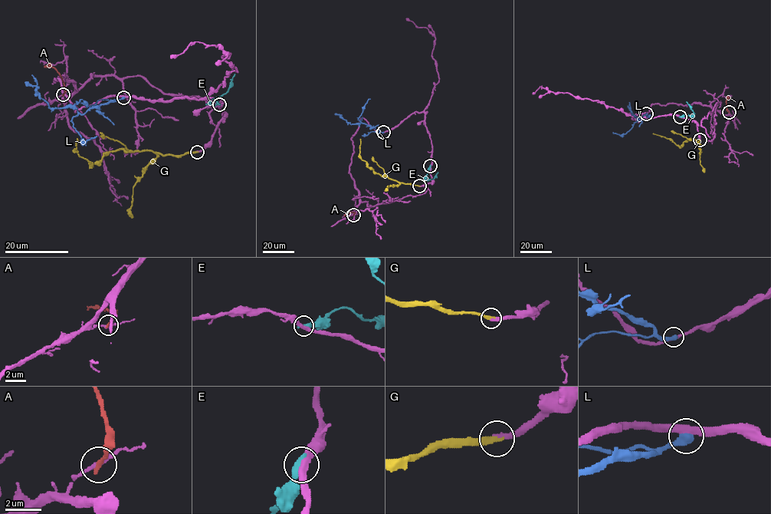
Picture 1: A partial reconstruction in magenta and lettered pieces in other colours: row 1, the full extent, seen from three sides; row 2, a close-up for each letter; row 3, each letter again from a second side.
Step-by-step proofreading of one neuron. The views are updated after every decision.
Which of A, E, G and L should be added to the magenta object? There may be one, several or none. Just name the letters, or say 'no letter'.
G

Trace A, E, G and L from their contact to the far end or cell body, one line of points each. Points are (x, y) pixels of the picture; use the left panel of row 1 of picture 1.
A: (63, 94), (64, 84), (58, 73), (53, 67), (44, 67)
E: (219, 104), (214, 99), (211, 102), (225, 93), (235, 74)
G: (197, 152), (164, 155), (150, 150), (120, 149), (106, 152), (92, 165), (75, 149), (77, 138)
L: (123, 97), (93, 106), (80, 113), (69, 107), (51, 108), (39, 97), (35, 86), (25, 82)

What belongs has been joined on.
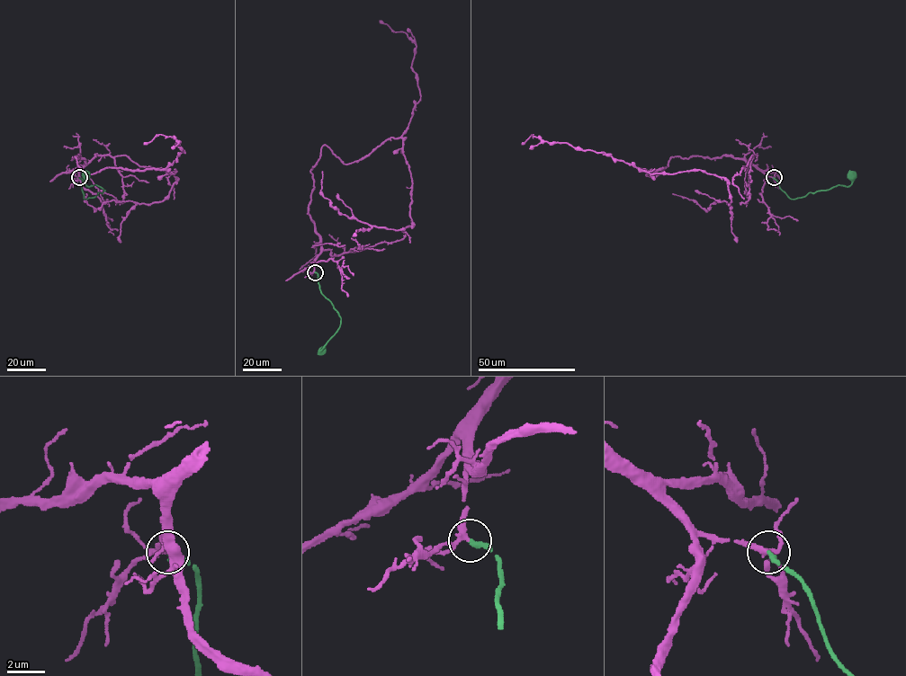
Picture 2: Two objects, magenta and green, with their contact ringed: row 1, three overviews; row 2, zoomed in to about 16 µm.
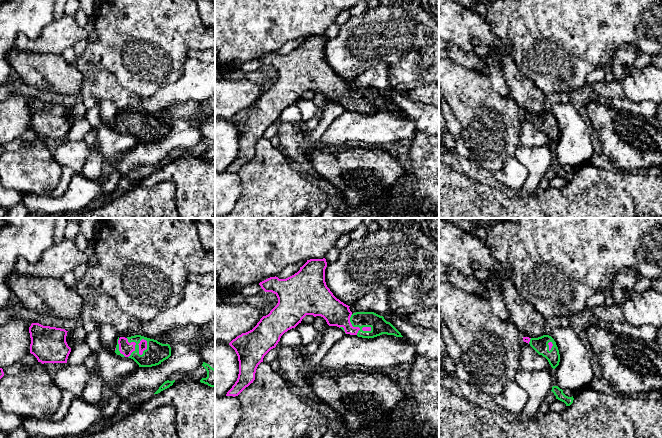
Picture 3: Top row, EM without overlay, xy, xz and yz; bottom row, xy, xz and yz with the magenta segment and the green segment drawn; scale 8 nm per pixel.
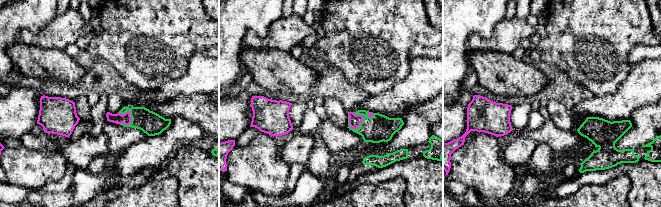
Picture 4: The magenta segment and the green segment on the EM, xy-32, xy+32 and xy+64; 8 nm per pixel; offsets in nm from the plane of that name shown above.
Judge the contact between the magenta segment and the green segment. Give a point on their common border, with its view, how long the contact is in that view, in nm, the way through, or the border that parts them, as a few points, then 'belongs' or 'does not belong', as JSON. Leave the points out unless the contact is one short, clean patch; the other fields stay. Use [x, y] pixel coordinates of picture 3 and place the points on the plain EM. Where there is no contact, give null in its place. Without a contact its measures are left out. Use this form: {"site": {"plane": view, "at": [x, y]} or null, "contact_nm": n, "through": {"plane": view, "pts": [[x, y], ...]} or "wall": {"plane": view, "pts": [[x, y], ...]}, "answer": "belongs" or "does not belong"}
{"site": {"plane": "xy", "at": [135, 120]}, "contact_nm": 200, "through": {"plane": "xy", "pts": [[143, 119], [135, 120], [140, 130], [156, 128]]}, "answer": "belongs"}

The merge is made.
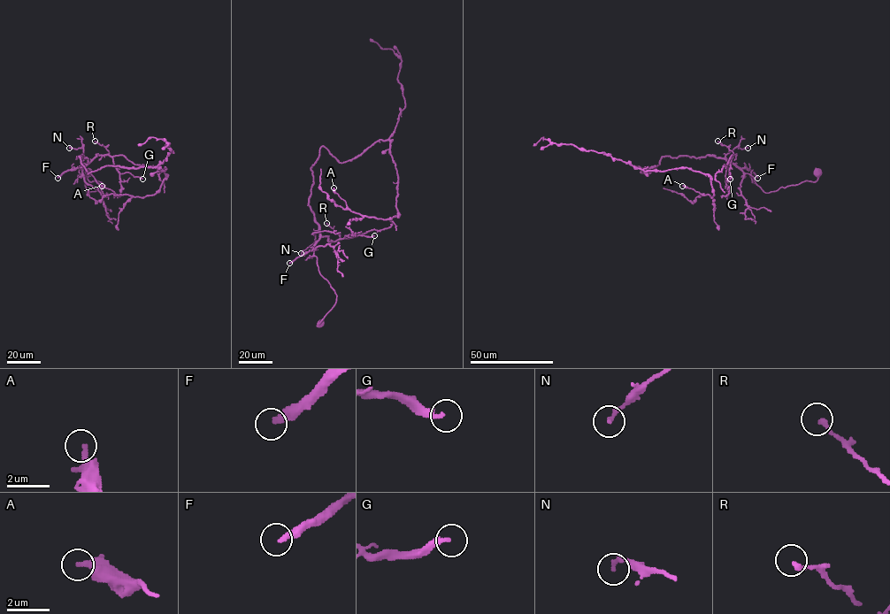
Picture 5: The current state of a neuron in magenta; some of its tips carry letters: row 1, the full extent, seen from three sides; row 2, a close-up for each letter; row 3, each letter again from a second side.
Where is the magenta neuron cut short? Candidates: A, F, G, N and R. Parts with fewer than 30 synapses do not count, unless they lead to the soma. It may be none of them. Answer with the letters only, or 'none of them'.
F

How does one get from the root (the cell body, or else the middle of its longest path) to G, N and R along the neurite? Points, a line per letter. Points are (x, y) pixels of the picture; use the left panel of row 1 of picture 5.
G: (88, 173), (89, 181), (104, 186), (88, 193), (81, 171), (96, 155), (109, 155), (120, 173), (142, 179)
N: (88, 173), (89, 181), (104, 185), (87, 192), (81, 171), (88, 160), (83, 147), (69, 148)
R: (88, 173), (89, 181), (104, 185), (88, 193), (81, 173), (96, 155), (109, 153), (105, 147), (95, 141)

